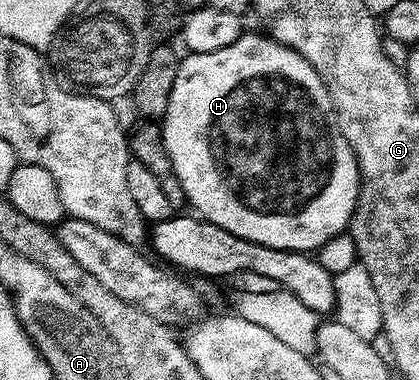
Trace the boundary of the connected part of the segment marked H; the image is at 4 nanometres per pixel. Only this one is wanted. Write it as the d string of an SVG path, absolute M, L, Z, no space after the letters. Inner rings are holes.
M244 32L232 46L223 49L222 58L223 63L220 64L219 70L202 70L199 66L187 65L179 69L177 80L173 84L173 92L169 96L167 115L161 119L165 148L169 152L169 160L183 189L183 198L191 201L191 206L195 209L191 209L192 211L198 212L207 221L227 229L234 236L273 249L318 252L327 241L344 233L350 227L355 207L359 205L361 189L359 162L355 159L353 148L345 140L343 130L339 126L335 106L331 102L331 93L327 91L327 85L321 80L319 73L297 51L267 36L262 38L259 34Z

